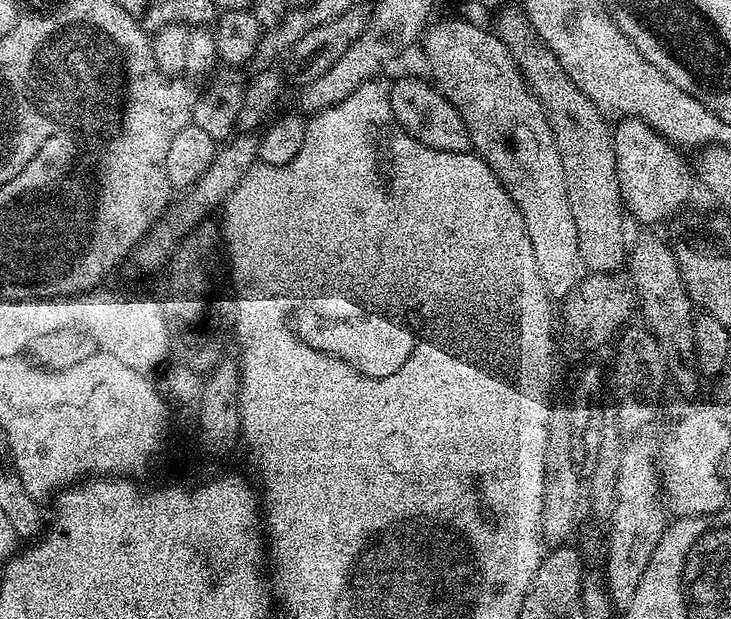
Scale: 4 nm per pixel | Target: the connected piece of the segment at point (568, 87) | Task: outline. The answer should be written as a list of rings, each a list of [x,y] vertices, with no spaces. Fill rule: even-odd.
[[[562,70],[562,88],[560,92],[552,92],[552,106],[544,112],[545,118],[548,120],[550,130],[554,134],[554,142],[558,146],[558,154],[562,158],[562,174],[566,174],[566,198],[570,202],[570,214],[574,214],[574,226],[578,230],[578,250],[580,251],[580,263],[589,273],[607,273],[614,274],[622,268],[626,260],[626,246],[624,248],[624,220],[620,215],[625,215],[625,205],[621,201],[619,188],[619,174],[616,172],[615,150],[613,148],[613,133],[610,131],[610,124],[607,124],[605,113],[594,106],[594,102],[590,102],[590,98],[586,98],[586,94],[582,94],[582,90],[578,90],[578,86],[574,86],[574,82],[566,74],[566,70]]]

